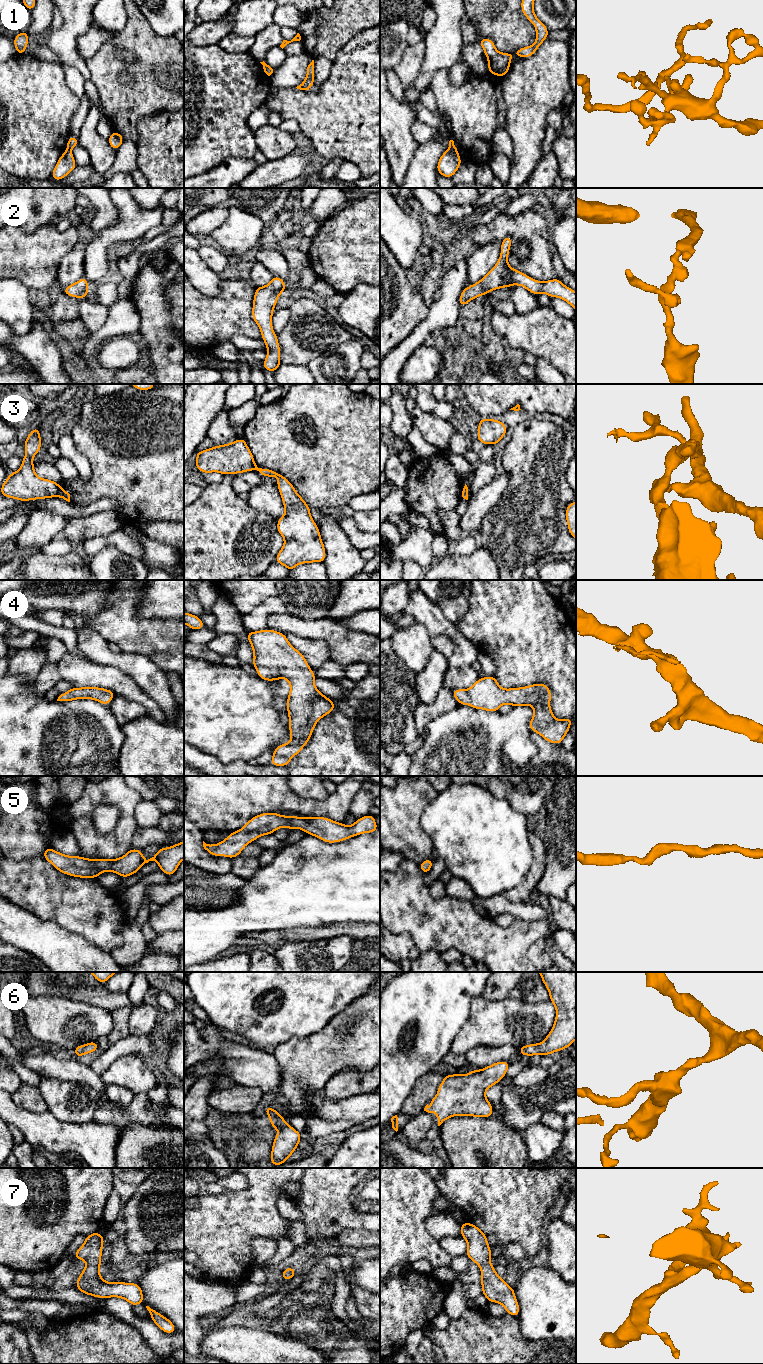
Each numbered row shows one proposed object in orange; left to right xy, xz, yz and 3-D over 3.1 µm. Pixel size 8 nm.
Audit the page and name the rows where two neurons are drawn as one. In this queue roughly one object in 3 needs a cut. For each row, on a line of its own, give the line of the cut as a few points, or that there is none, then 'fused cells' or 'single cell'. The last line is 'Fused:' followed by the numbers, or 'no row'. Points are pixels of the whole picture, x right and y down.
1: cut in xy along (66, 149), (70, 151); fused cells
2: no cut; single cell
3: cut in xy along (61, 488), (58, 495); fused cells
4: no cut; single cell
5: no cut; single cell
6: no cut; single cell
7: no cut; single cell
Fused: 1, 3

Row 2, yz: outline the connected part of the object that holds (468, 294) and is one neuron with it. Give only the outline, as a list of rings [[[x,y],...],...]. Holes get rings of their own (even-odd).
[[[507,235],[501,242],[501,253],[496,265],[476,284],[464,288],[460,297],[460,307],[478,296],[484,296],[492,290],[502,287],[509,288],[511,285],[525,287],[533,295],[545,293],[549,297],[557,297],[569,303],[576,312],[576,292],[565,286],[558,278],[539,282],[526,274],[511,268],[508,265],[508,255],[512,238]]]

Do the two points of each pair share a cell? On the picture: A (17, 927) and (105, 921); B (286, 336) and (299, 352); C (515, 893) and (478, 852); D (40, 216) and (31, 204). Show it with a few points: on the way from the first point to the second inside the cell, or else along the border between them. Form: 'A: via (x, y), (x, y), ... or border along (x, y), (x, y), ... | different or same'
A: border along (35, 915), (54, 921), (78, 935) | different
B: via (290, 340), (298, 348) | same
C: border along (528, 872), (518, 884), (504, 892) | different
D: via (36, 214), (31, 208) | same

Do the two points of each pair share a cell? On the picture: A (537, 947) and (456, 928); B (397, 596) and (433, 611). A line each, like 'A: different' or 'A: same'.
A: different
B: different

